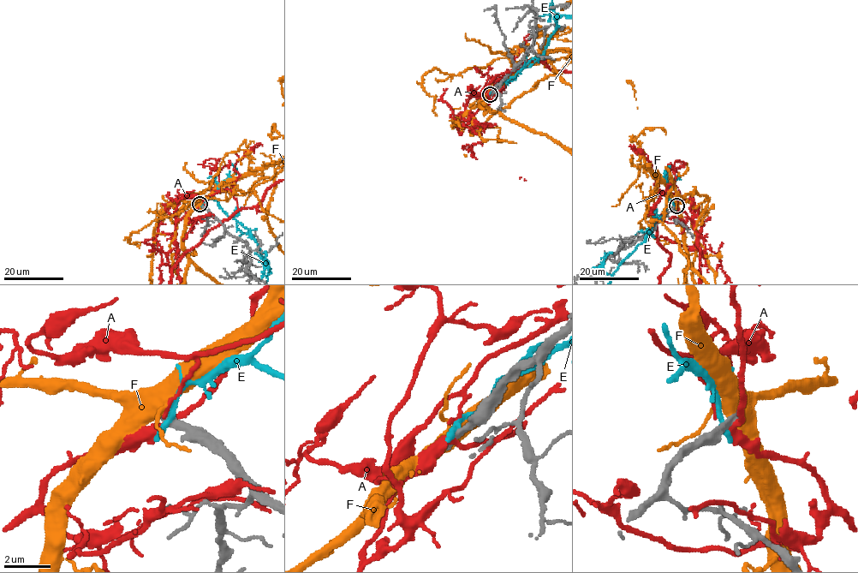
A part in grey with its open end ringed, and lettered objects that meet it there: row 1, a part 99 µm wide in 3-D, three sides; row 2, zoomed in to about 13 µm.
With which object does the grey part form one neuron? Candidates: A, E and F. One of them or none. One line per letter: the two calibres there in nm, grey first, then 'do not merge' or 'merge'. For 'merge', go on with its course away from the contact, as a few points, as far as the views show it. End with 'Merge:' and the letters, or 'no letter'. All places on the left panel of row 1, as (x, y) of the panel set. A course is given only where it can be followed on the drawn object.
A: 360/220 nm | do not merge
E: 360/320 nm | do not merge
F: 280/550 nm | do not merge
Merge: no letter

